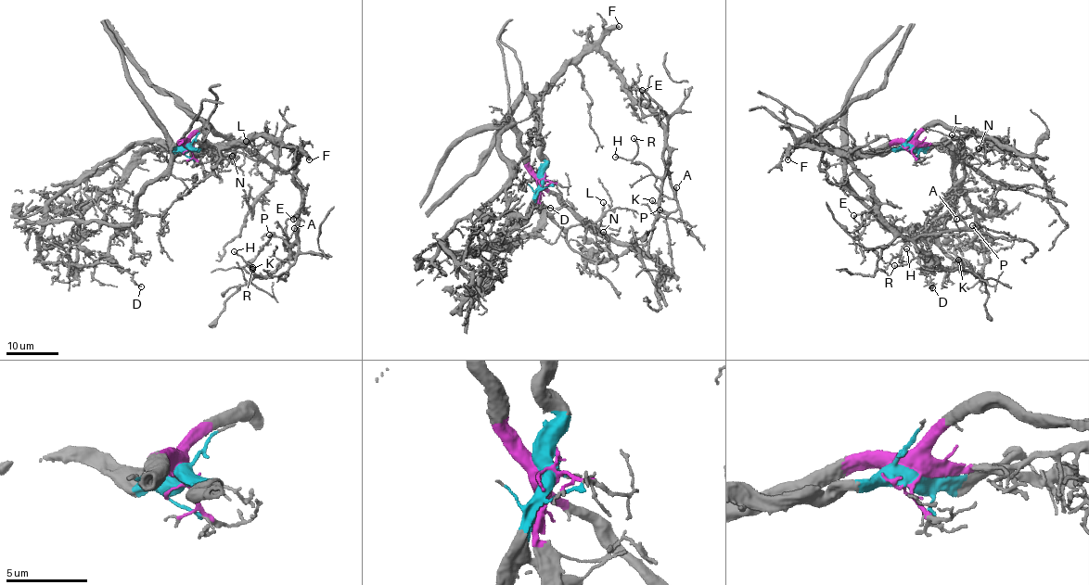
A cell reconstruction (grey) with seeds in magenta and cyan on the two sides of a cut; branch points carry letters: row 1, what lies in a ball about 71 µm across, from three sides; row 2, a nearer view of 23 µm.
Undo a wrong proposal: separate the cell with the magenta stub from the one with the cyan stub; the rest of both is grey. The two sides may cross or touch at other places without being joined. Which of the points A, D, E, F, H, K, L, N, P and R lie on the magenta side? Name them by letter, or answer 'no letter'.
D, L, N

